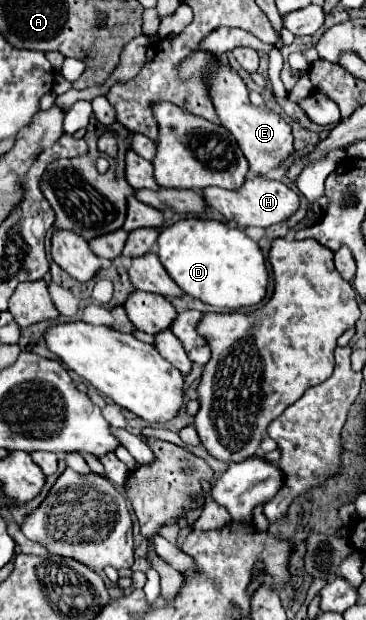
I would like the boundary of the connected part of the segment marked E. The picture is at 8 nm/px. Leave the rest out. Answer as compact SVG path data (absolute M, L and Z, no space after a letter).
M204 51L194 53L192 57L188 57L188 61L184 61L184 65L180 65L180 73L188 79L194 71L198 69L206 69L210 71L208 83L210 83L210 91L212 91L212 101L216 107L216 113L222 121L222 125L234 135L236 143L240 145L244 157L250 163L250 171L254 175L266 175L270 169L280 167L288 155L294 153L294 145L292 145L292 131L290 125L276 113L272 113L268 107L256 107L250 103L248 99L248 89L246 83L240 79L240 75L230 67L220 67L218 63L212 61L212 57Z

